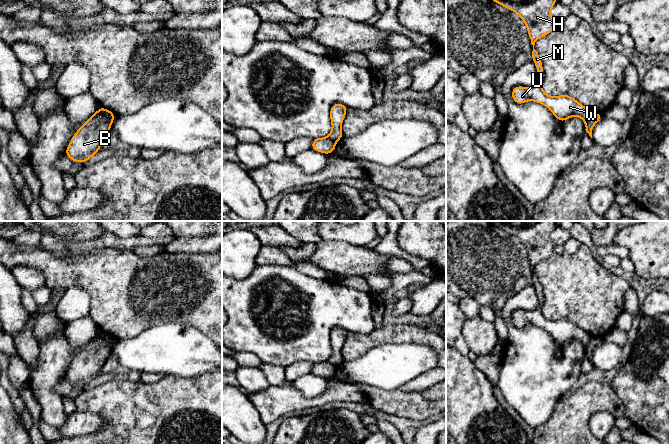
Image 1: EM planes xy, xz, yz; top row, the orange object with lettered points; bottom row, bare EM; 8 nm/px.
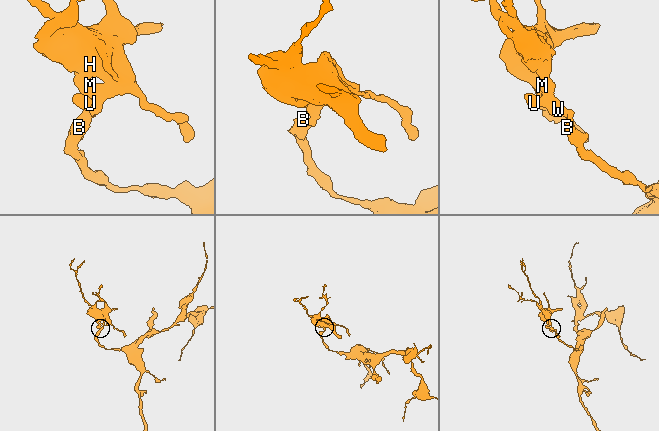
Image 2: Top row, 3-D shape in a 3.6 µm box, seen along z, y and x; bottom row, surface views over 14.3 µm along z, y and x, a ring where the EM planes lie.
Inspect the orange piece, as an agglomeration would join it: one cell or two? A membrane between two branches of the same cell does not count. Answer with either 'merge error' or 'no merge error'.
merge error

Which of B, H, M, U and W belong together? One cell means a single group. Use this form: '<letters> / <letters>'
B / H M U W

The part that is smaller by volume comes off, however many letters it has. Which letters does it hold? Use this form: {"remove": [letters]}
{"remove": ["H", "M", "U", "W"]}

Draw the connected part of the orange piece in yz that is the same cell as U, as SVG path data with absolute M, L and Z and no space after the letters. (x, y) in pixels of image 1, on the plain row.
M489 221L494 226L516 236L525 246L533 269L532 282L538 296L538 306L533 311L516 310L512 313L512 322L517 328L531 324L543 328L561 346L578 340L587 345L590 335L569 319L548 320L542 313L544 295L538 276L534 273L535 266L542 260L551 257L555 244L550 238L556 228L555 221Z

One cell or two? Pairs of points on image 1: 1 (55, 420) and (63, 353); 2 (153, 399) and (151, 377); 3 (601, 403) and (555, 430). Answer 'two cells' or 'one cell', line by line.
1: one cell
2: two cells
3: one cell

